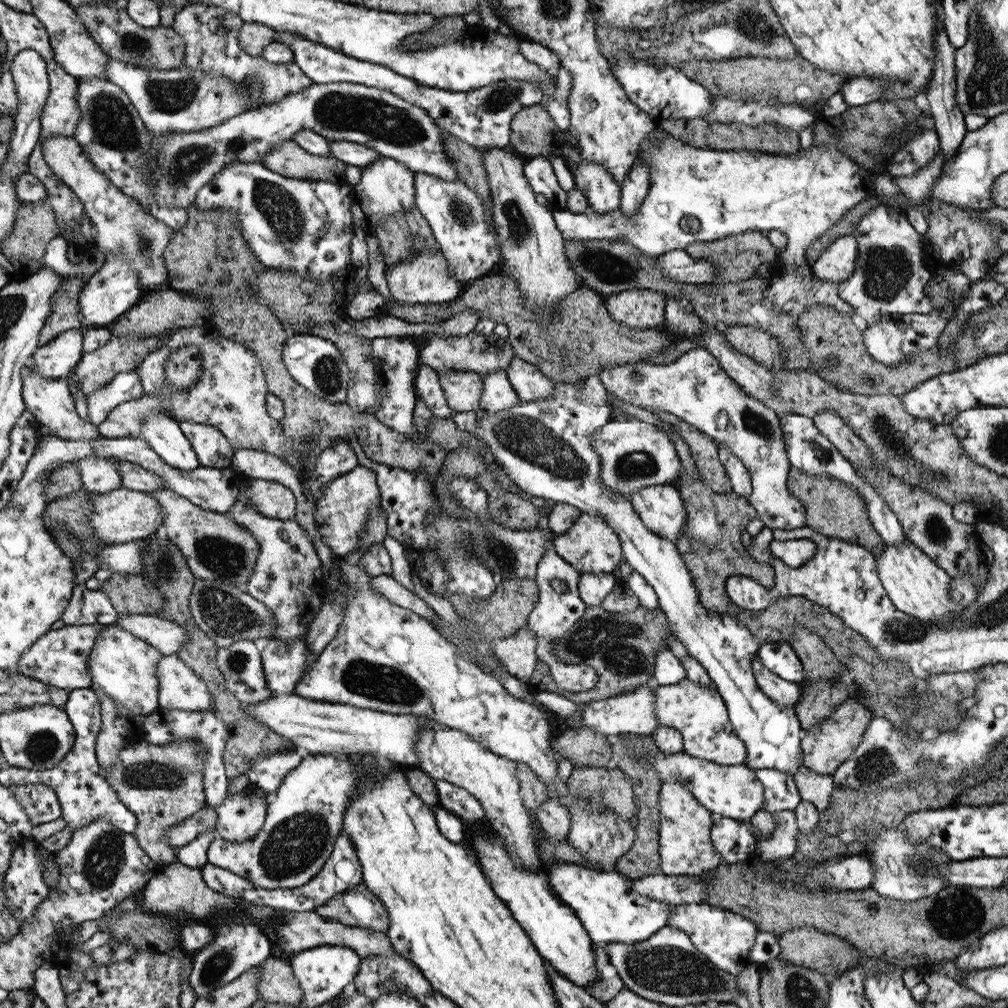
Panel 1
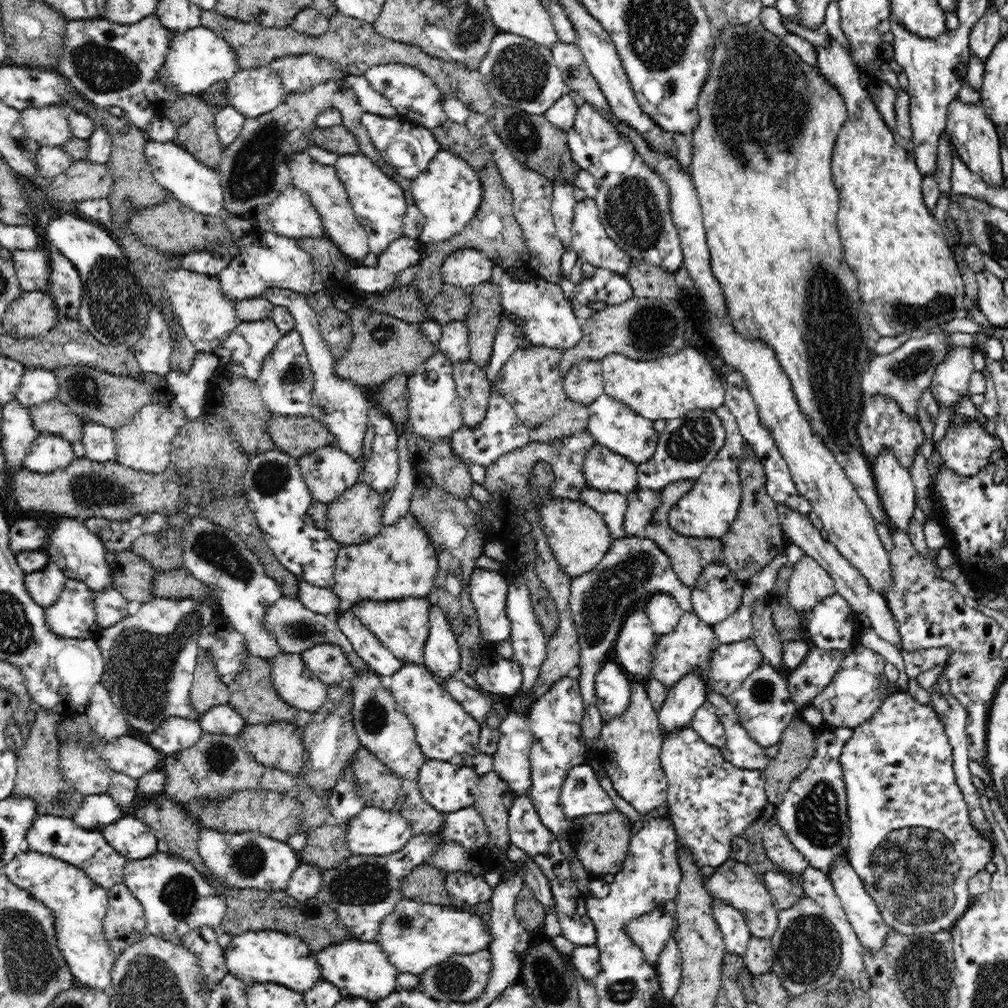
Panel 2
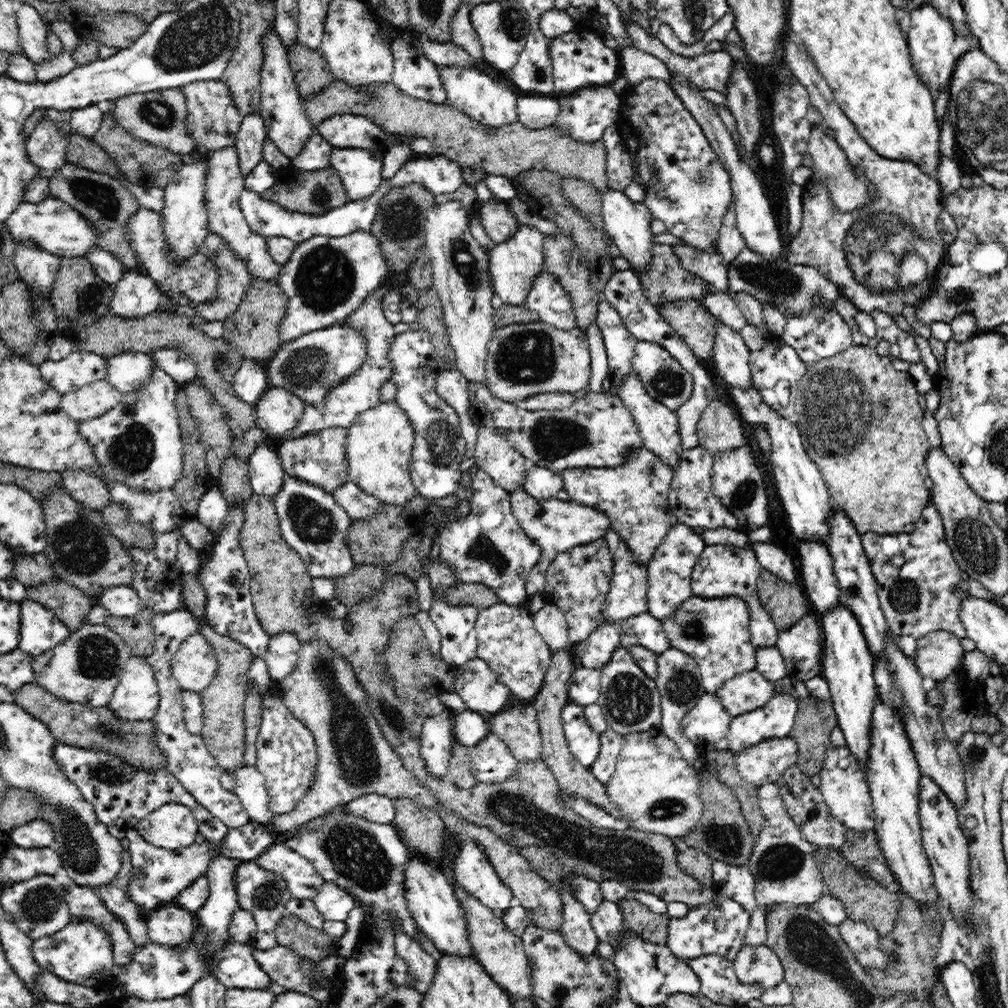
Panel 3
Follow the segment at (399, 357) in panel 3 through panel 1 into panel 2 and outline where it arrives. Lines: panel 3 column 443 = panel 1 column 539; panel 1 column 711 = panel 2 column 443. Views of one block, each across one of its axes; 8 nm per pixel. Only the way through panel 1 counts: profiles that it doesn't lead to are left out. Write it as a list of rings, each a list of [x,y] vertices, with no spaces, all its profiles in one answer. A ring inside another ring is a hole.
[[[436,605],[429,606],[429,636],[423,650],[424,666],[442,682],[452,675],[459,677],[461,652],[446,613]]]

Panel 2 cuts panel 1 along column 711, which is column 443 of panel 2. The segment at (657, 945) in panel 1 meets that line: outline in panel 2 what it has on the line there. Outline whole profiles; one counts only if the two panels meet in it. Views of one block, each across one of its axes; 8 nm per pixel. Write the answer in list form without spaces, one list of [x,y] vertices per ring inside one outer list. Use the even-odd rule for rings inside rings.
[[[489,948],[463,955],[452,955],[446,962],[428,968],[426,973],[419,976],[420,983],[423,984],[419,990],[430,998],[443,1003],[459,1002],[468,1004],[485,991],[486,986],[488,986],[490,974],[492,973],[492,968]]]

